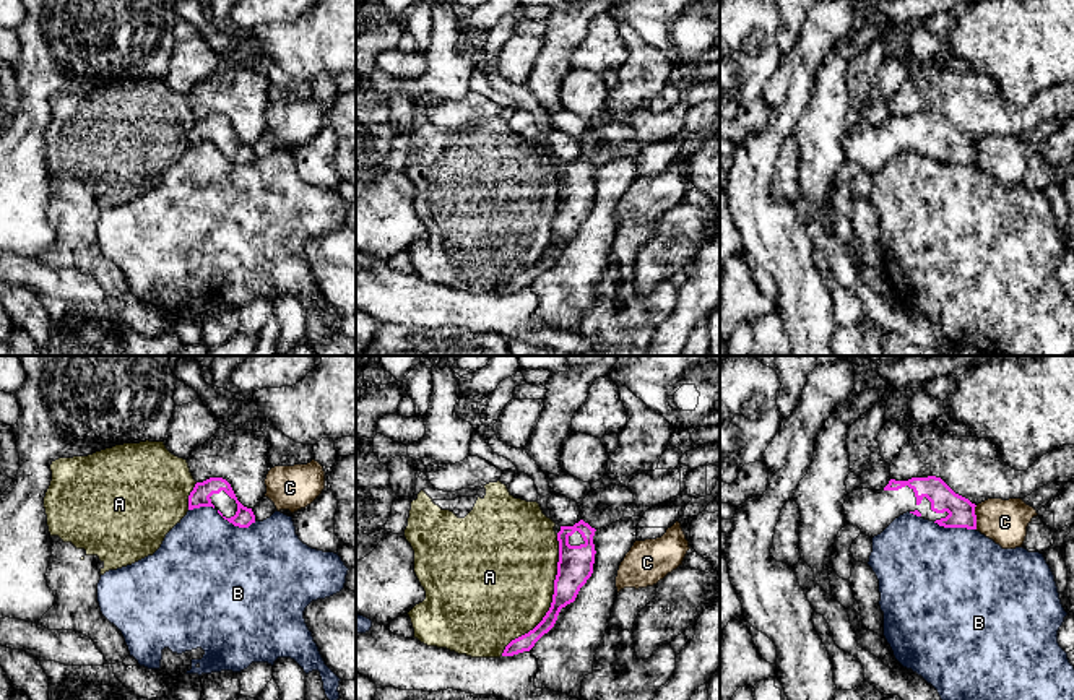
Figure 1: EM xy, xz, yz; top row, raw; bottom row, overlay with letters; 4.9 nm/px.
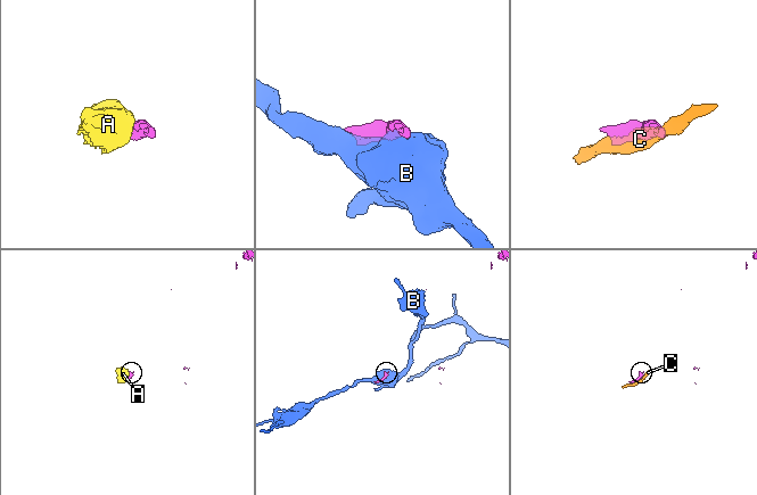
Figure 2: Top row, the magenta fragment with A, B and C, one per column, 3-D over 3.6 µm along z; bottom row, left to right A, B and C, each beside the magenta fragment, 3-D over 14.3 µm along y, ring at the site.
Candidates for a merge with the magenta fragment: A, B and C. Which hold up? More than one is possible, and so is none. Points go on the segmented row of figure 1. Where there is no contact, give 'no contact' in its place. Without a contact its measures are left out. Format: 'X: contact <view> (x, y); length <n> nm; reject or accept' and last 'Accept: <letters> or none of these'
A: contact xz (553, 600); length 650 nm; reject
B: contact yz (954, 527); length 220 nm; reject
C: contact yz (975, 517); length 120 nm; reject
Accept: none of these

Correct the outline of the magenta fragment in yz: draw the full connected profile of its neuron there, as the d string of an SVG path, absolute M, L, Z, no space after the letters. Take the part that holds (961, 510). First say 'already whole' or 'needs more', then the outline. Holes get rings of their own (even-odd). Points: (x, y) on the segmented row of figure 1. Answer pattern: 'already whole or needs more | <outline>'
needs more | M936 476L890 479L882 490L850 492L843 503L847 523L869 538L881 534L907 512L944 528L977 529L975 507Z

